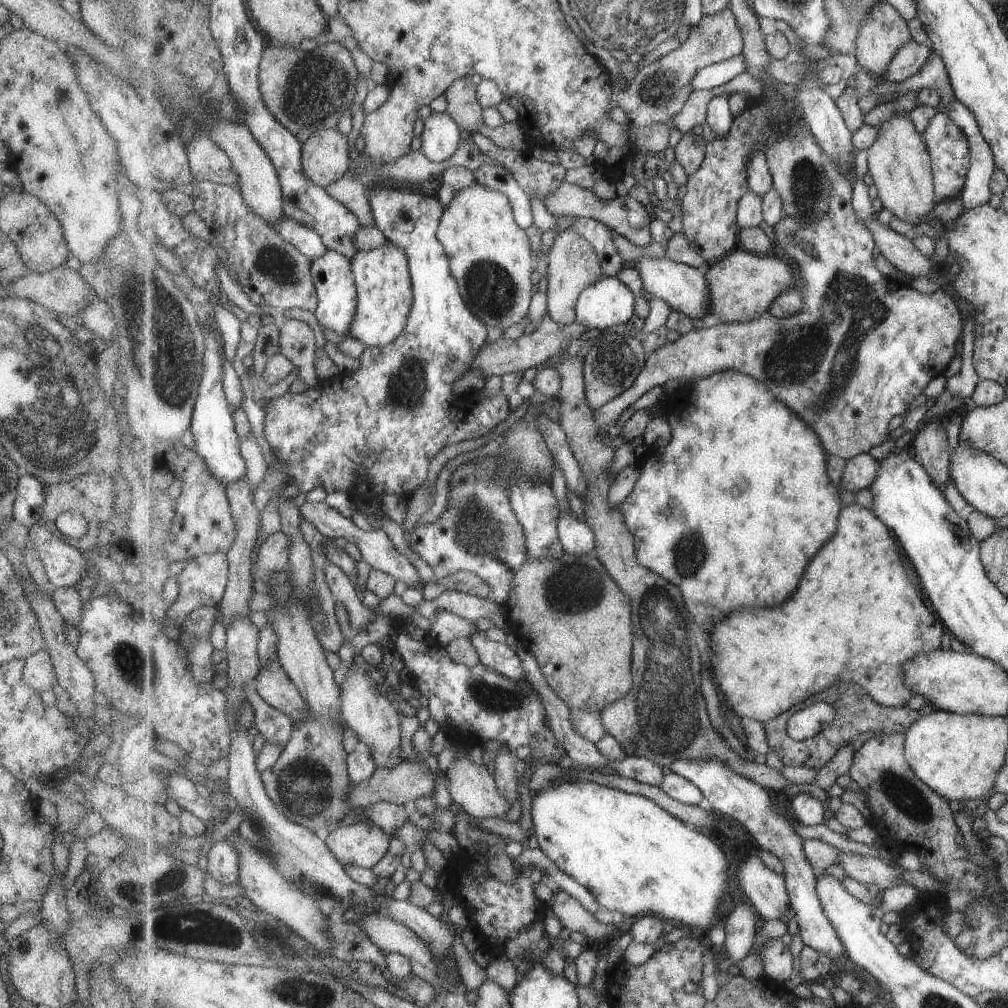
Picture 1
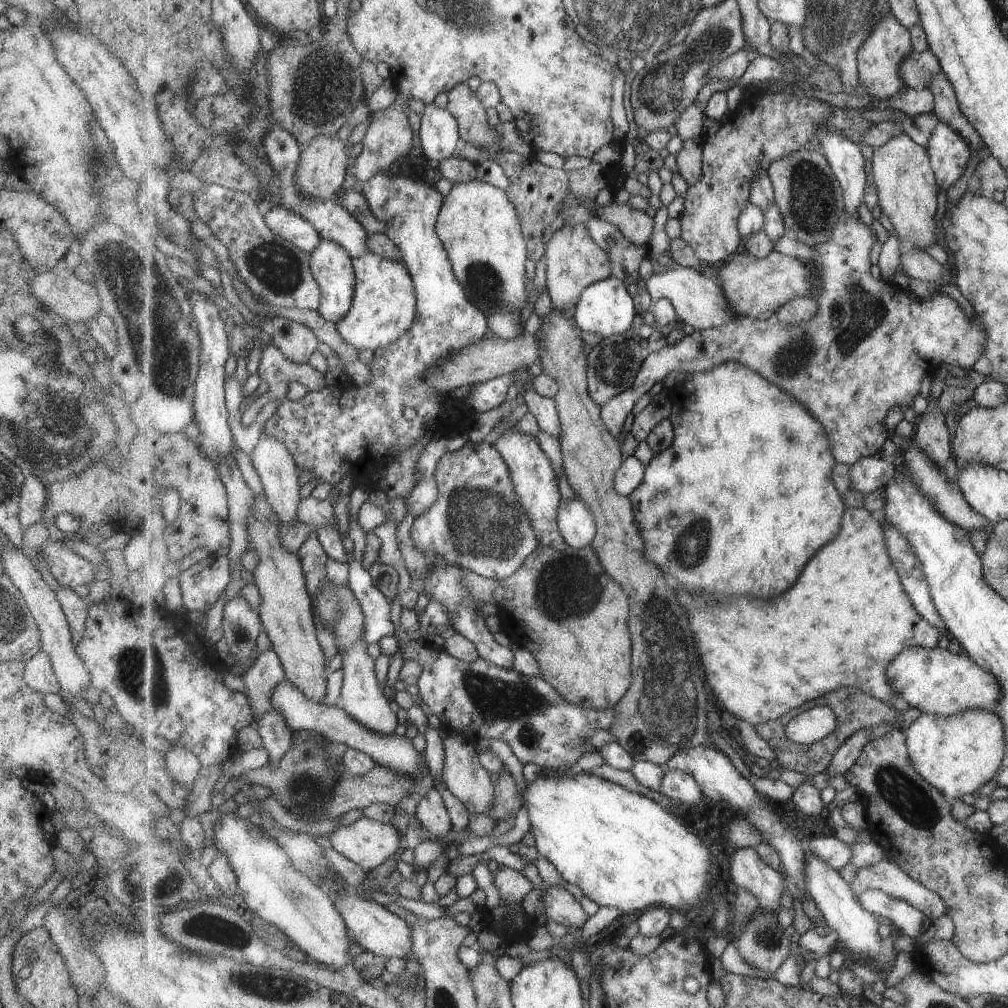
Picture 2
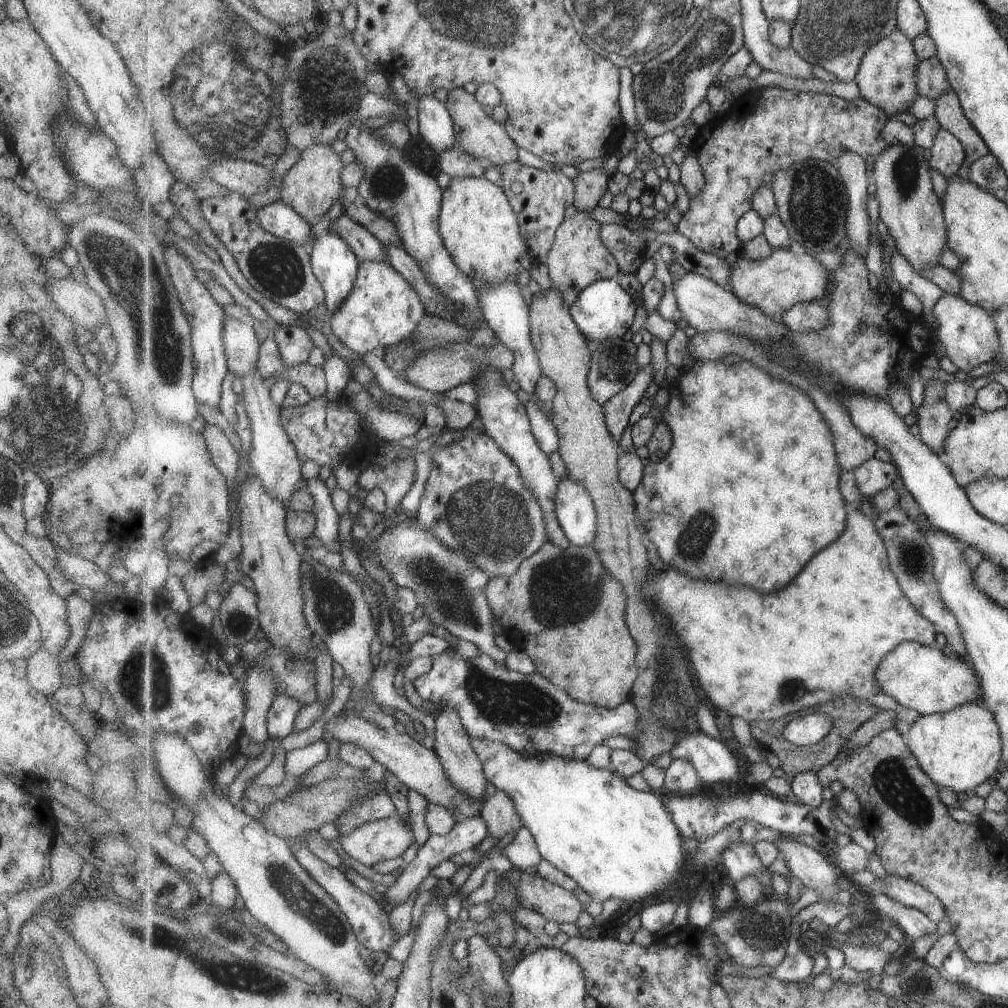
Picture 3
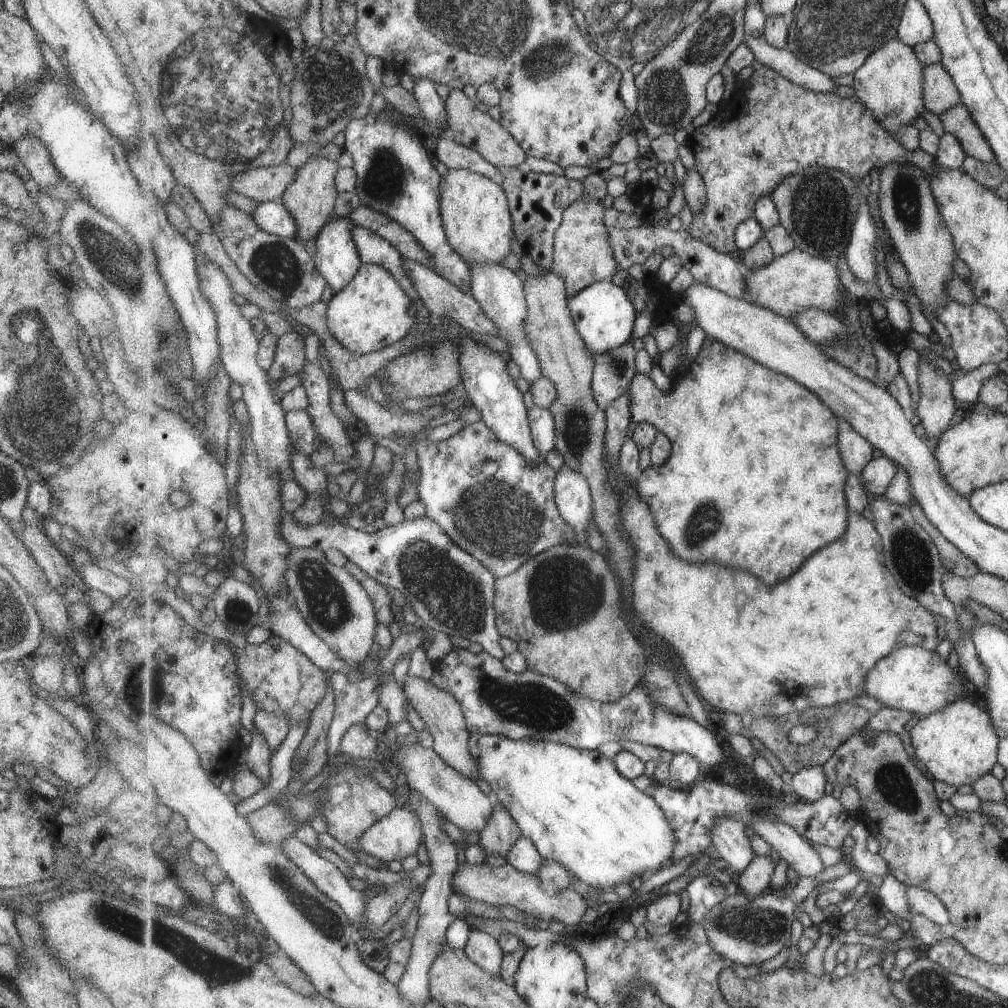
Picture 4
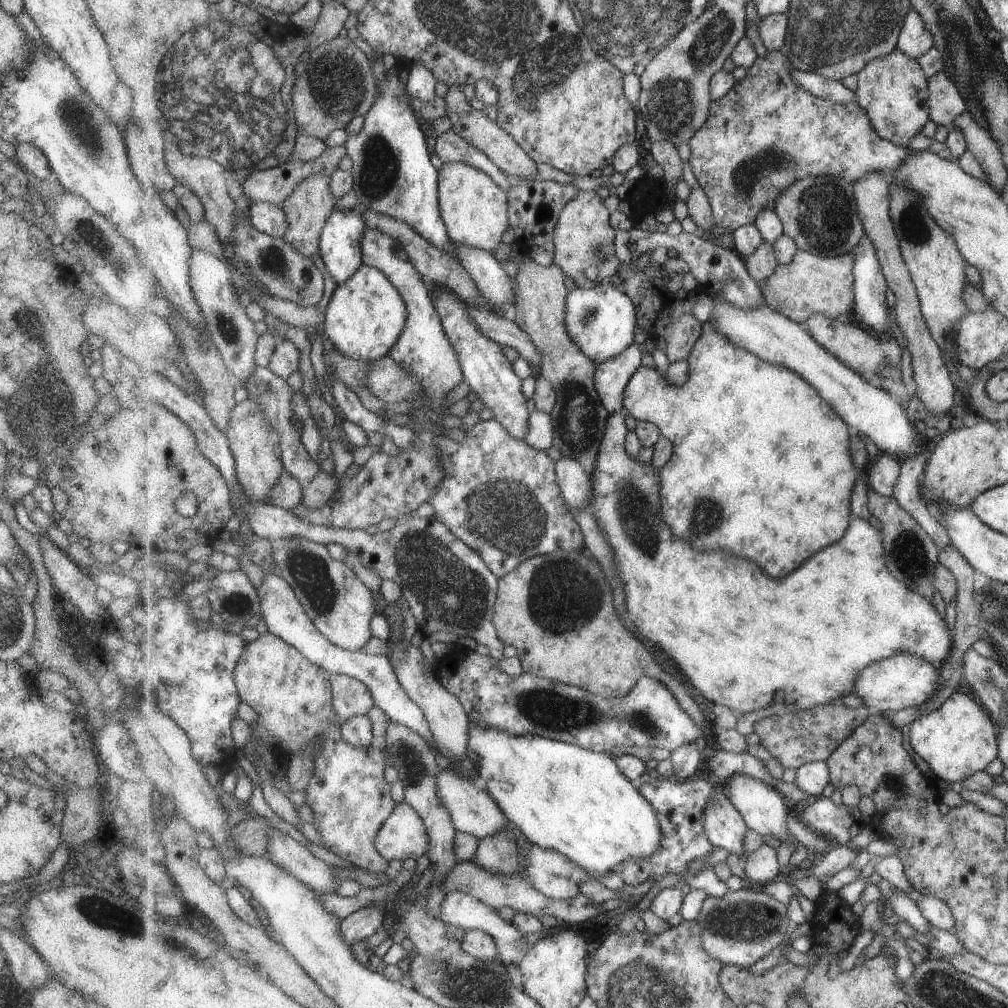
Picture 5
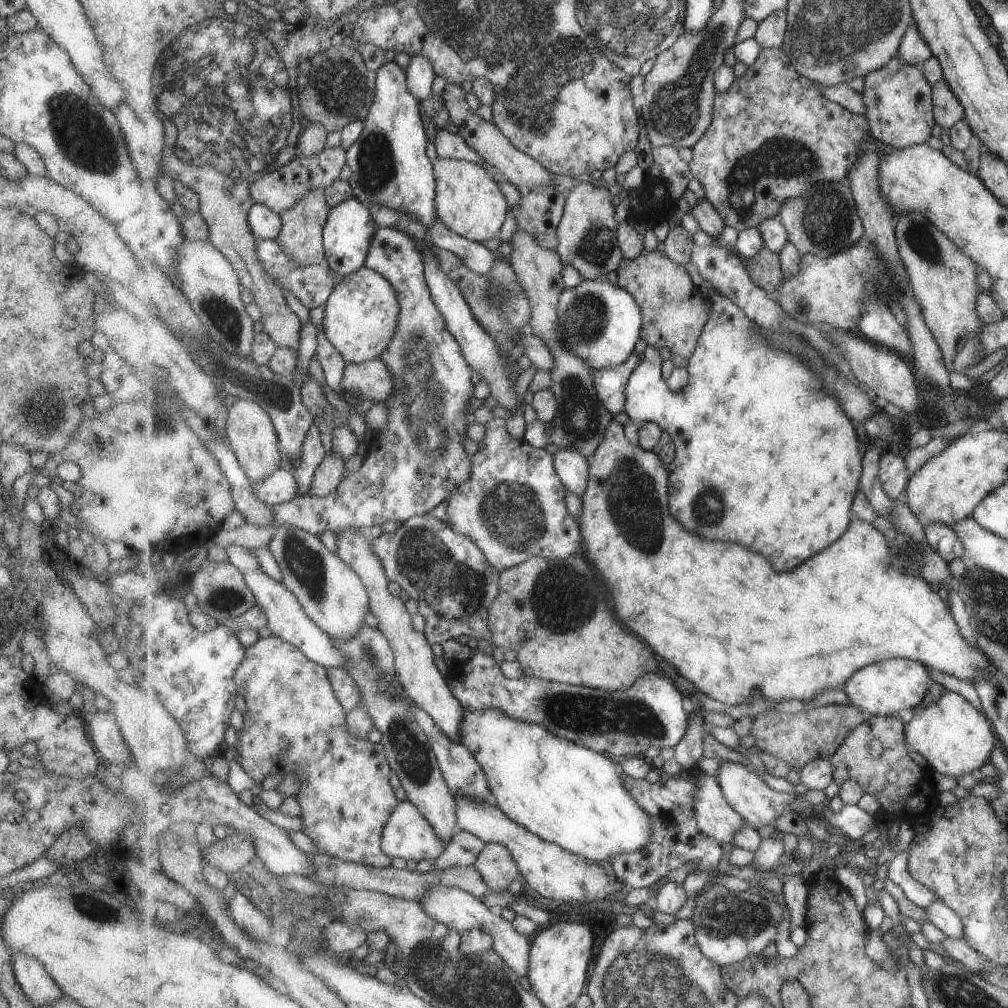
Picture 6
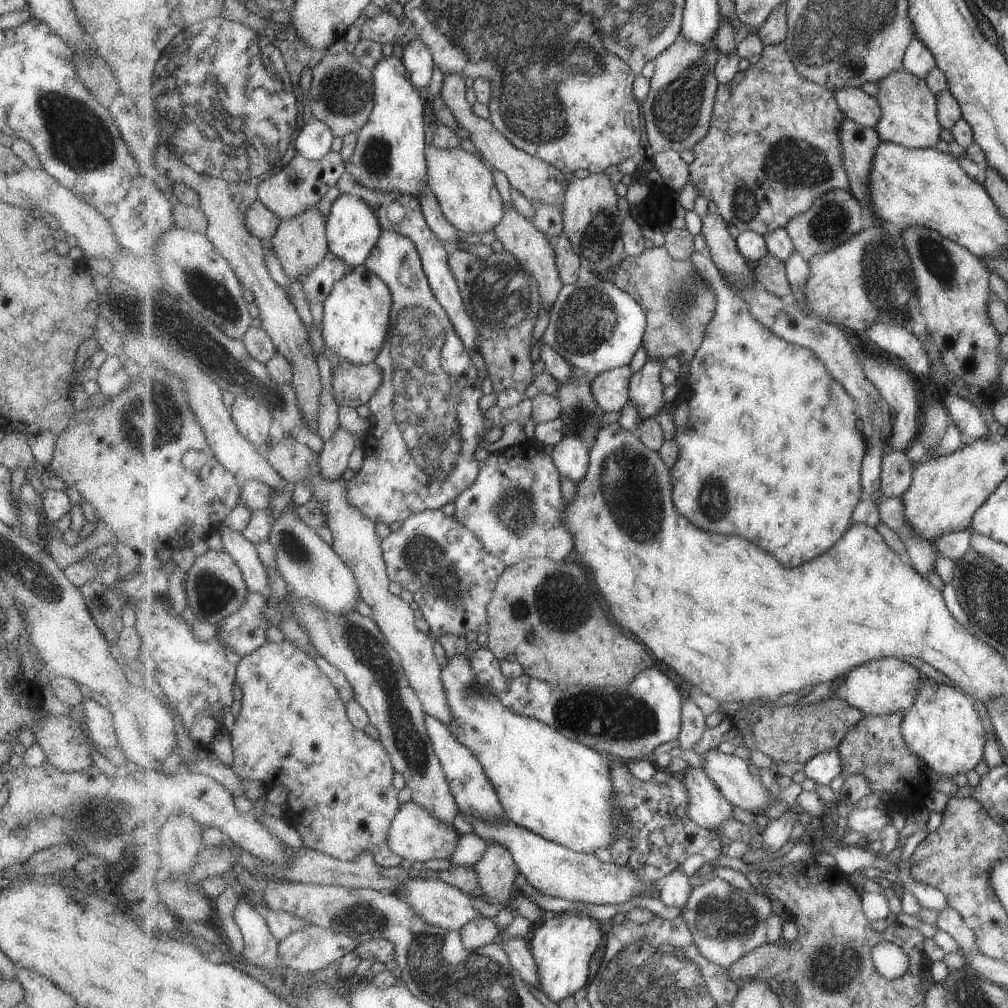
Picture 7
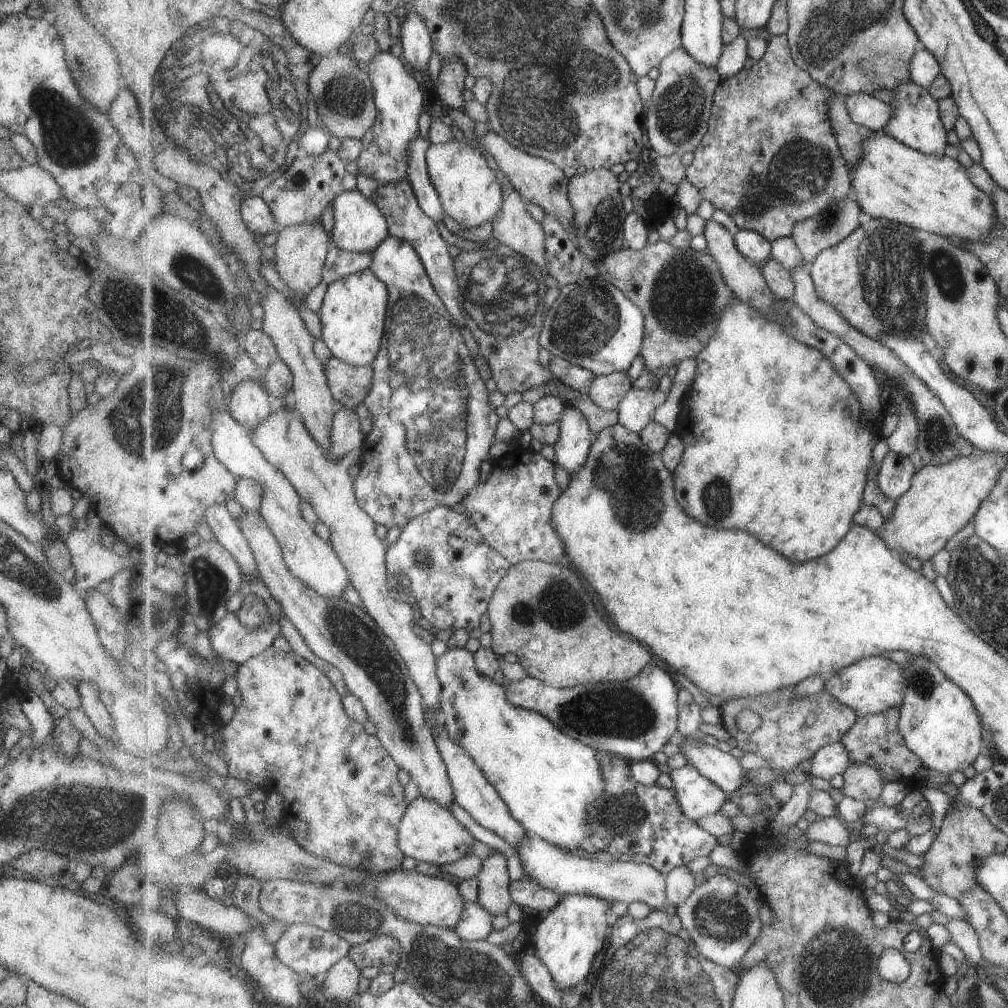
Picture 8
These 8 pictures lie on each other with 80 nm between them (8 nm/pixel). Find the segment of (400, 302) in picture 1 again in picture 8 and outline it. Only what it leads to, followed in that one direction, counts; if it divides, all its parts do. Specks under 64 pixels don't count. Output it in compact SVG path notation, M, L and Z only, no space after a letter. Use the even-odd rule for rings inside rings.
M371 268L347 275L327 286L319 310L323 325L321 339L333 356L352 365L371 365L382 351L389 303L387 284Z

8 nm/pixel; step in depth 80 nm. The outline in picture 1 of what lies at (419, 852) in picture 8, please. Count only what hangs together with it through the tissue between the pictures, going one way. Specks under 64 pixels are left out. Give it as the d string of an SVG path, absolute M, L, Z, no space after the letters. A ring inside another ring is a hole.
M355 822L331 830L325 841L342 864L373 868L387 856L390 835L373 822Z

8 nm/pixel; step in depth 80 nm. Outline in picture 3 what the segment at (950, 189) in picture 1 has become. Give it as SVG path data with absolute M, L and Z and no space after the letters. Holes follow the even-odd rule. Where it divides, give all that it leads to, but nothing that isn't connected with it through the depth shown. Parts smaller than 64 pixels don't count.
M943 128L935 135L934 145L930 151L933 153L931 167L947 179L961 170L965 162L965 149L958 141L958 137L954 137Z

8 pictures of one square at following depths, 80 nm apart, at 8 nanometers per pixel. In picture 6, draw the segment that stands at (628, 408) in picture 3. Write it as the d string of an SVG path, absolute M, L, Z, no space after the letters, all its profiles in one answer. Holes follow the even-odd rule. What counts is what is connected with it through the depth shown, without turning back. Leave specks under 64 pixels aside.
M613 421L606 430L605 438L599 445L597 452L590 462L590 484L588 490L582 497L582 514L580 517L580 527L585 540L583 554L588 560L596 565L599 572L605 576L609 582L613 594L615 594L615 606L617 614L621 620L635 630L643 640L647 640L655 652L661 652L663 658L673 660L675 668L679 674L688 679L699 690L699 695L707 695L710 698L723 702L723 704L755 704L751 698L769 698L769 700L810 700L827 688L842 688L843 685L861 668L867 665L895 657L911 659L922 662L924 665L947 674L960 678L961 680L978 681L979 679L989 679L995 672L998 672L993 664L989 662L983 651L977 646L973 647L961 637L948 605L941 600L931 584L922 577L904 573L895 568L892 561L891 542L881 535L881 532L870 522L855 519L851 521L847 532L841 540L837 540L831 548L823 550L819 556L813 556L807 560L807 564L801 564L793 572L777 572L771 568L771 562L765 556L759 556L751 548L743 548L741 544L735 542L709 542L699 538L693 532L687 532L683 528L674 513L671 512L670 502L670 472L661 457L655 452L644 449L640 444L636 445L626 435L626 427Z

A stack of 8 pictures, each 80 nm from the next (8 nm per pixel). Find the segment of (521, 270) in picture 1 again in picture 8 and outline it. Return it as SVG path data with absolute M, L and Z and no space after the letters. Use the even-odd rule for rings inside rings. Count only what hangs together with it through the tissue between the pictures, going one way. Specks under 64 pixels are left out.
M451 139L443 144L431 144L426 157L431 180L448 216L463 229L473 229L487 220L493 222L502 210L504 192L494 162L487 154L460 139Z

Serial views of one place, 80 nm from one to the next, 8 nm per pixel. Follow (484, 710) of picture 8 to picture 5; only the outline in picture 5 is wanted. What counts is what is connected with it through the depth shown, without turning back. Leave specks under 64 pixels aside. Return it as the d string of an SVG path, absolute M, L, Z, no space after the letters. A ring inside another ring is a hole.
M470 721L468 758L486 781L487 791L530 841L574 860L590 874L590 878L601 880L610 872L617 872L626 860L633 857L646 859L660 847L662 828L657 811L623 774L613 754L542 737L537 733L516 735L489 723Z

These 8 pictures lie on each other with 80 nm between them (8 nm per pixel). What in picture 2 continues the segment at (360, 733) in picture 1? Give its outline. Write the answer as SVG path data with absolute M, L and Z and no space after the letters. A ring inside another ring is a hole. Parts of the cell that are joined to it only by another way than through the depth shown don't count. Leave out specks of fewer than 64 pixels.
M327 576L324 578L322 591L316 598L314 610L322 623L336 632L336 643L339 647L339 655L343 660L343 685L338 705L367 728L372 728L384 735L393 734L399 726L399 720L397 720L397 713L391 710L390 700L377 683L375 660L369 656L368 642L364 639L365 613L357 595L348 582L345 586L339 586L332 583Z

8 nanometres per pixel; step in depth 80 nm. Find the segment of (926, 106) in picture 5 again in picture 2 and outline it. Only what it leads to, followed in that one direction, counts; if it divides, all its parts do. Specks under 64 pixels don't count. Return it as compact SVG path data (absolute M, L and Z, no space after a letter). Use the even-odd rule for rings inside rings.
M893 12L888 13L858 52L861 85L868 88L869 95L876 99L890 99L909 87L902 79L900 68L908 56L911 56L913 48L911 31L897 20Z

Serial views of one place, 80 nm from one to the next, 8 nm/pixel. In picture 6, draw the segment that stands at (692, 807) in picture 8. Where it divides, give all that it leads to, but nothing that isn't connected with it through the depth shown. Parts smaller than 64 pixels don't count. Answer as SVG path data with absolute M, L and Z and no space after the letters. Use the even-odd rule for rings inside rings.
M698 772L693 774L698 792L695 795L697 825L705 837L723 844L734 844L735 833L745 825L743 815L726 799L715 776Z

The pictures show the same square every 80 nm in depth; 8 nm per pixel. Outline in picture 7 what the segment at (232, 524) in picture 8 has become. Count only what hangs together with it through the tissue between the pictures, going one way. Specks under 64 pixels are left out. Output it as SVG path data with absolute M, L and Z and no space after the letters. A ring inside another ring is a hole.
M223 525L215 526L221 536L223 548L233 555L241 567L244 579L251 591L260 592L266 599L269 596L269 580L258 546L247 540L242 531L231 530Z

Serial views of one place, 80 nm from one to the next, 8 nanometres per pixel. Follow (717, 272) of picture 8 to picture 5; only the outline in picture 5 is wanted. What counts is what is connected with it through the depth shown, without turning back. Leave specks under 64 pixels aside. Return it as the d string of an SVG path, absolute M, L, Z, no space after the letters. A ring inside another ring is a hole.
M651 260L645 267L635 266L636 261L622 263L618 276L624 284L624 291L636 302L638 306L638 326L647 336L665 338L667 348L664 354L670 363L688 360L694 350L696 342L702 335L702 322L699 322L693 314L693 306L689 298L689 292L683 288L683 272L669 274L663 271L663 265L655 265ZM679 294L679 300L675 298Z

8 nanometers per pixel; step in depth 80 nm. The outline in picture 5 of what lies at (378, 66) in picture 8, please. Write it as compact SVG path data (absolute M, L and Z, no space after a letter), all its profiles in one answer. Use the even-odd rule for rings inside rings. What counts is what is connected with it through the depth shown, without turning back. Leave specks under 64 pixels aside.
M395 65L389 72L389 80L382 83L378 83L380 87L380 97L376 100L375 105L371 108L371 111L365 116L365 122L356 134L351 134L348 136L347 141L345 142L345 146L348 149L348 156L354 162L353 166L353 176L355 176L355 186L354 193L357 197L357 202L365 204L367 208L372 209L373 211L381 212L386 216L393 217L395 220L399 220L401 222L405 222L405 224L409 224L409 227L413 228L417 234L421 234L425 240L429 240L431 242L431 246L437 246L437 248L441 248L441 250L445 250L447 254L451 254L455 260L459 258L459 254L457 254L457 248L455 247L454 241L451 240L449 234L447 233L447 228L445 222L443 221L443 216L441 213L440 206L440 193L439 193L439 174L440 170L435 168L435 164L431 162L431 156L429 156L429 148L427 148L427 138L425 138L425 132L423 132L423 128L421 128L421 124L419 124L419 118L417 118L417 114L415 114L415 110L411 108L411 104L409 104L409 96L407 96L407 85L403 84L401 80L399 80L400 74L400 66Z

